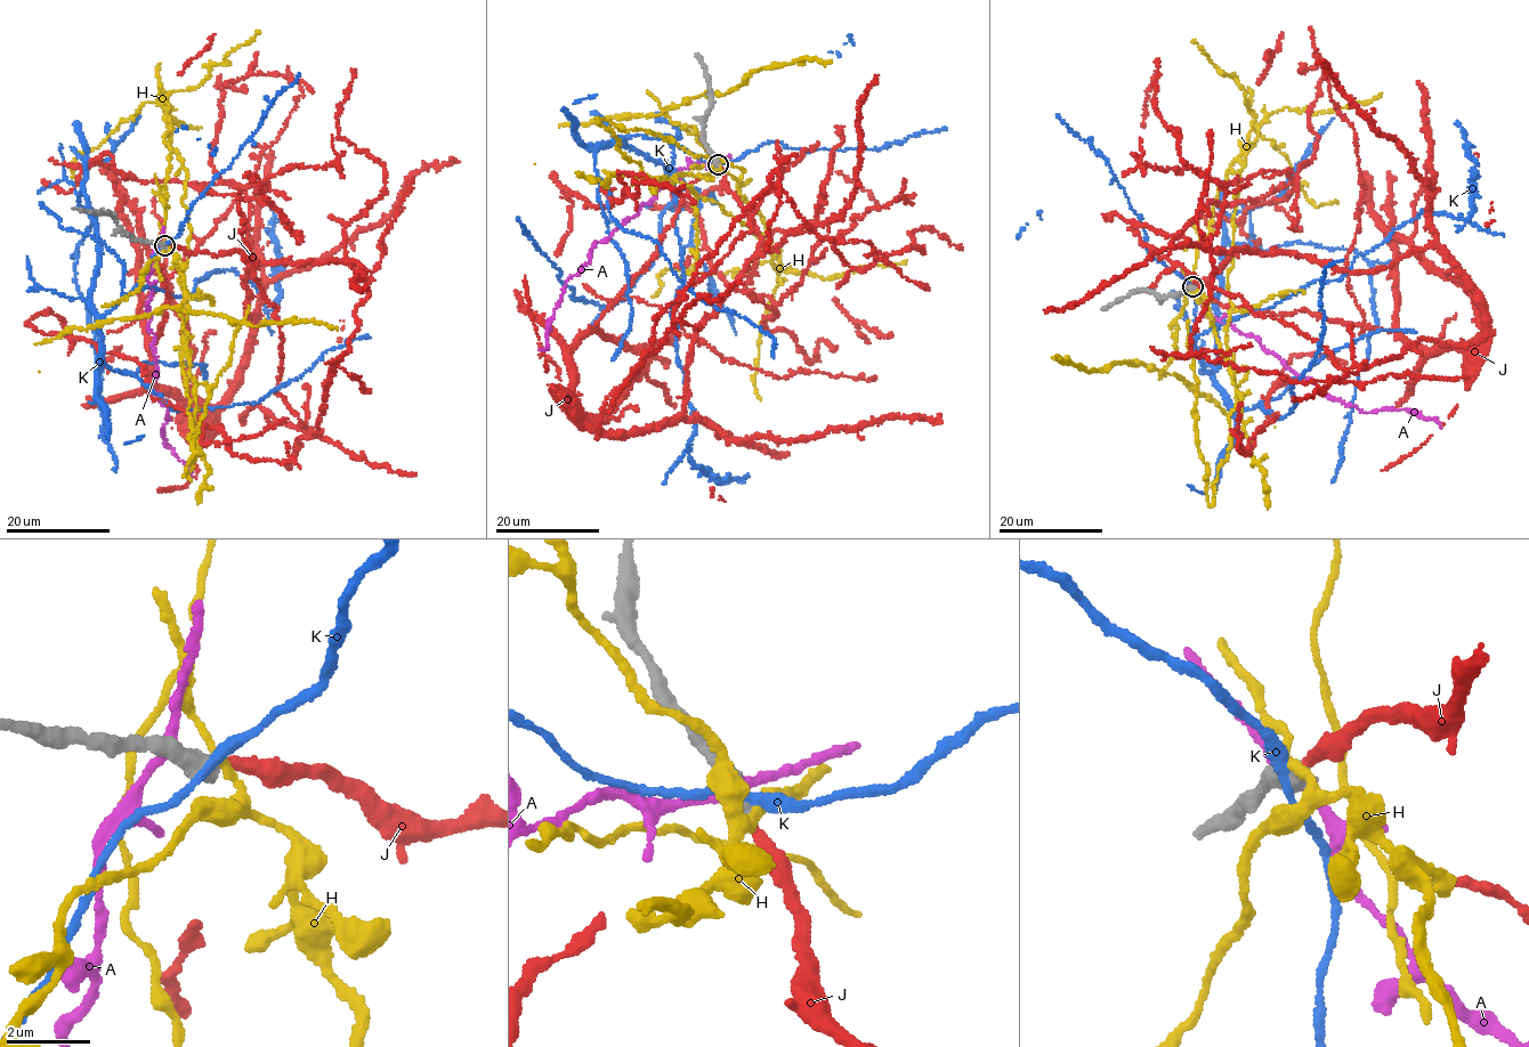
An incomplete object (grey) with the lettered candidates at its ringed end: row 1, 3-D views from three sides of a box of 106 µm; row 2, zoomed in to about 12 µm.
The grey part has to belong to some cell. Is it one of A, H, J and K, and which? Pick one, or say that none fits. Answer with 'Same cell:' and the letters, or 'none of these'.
Same cell: J

